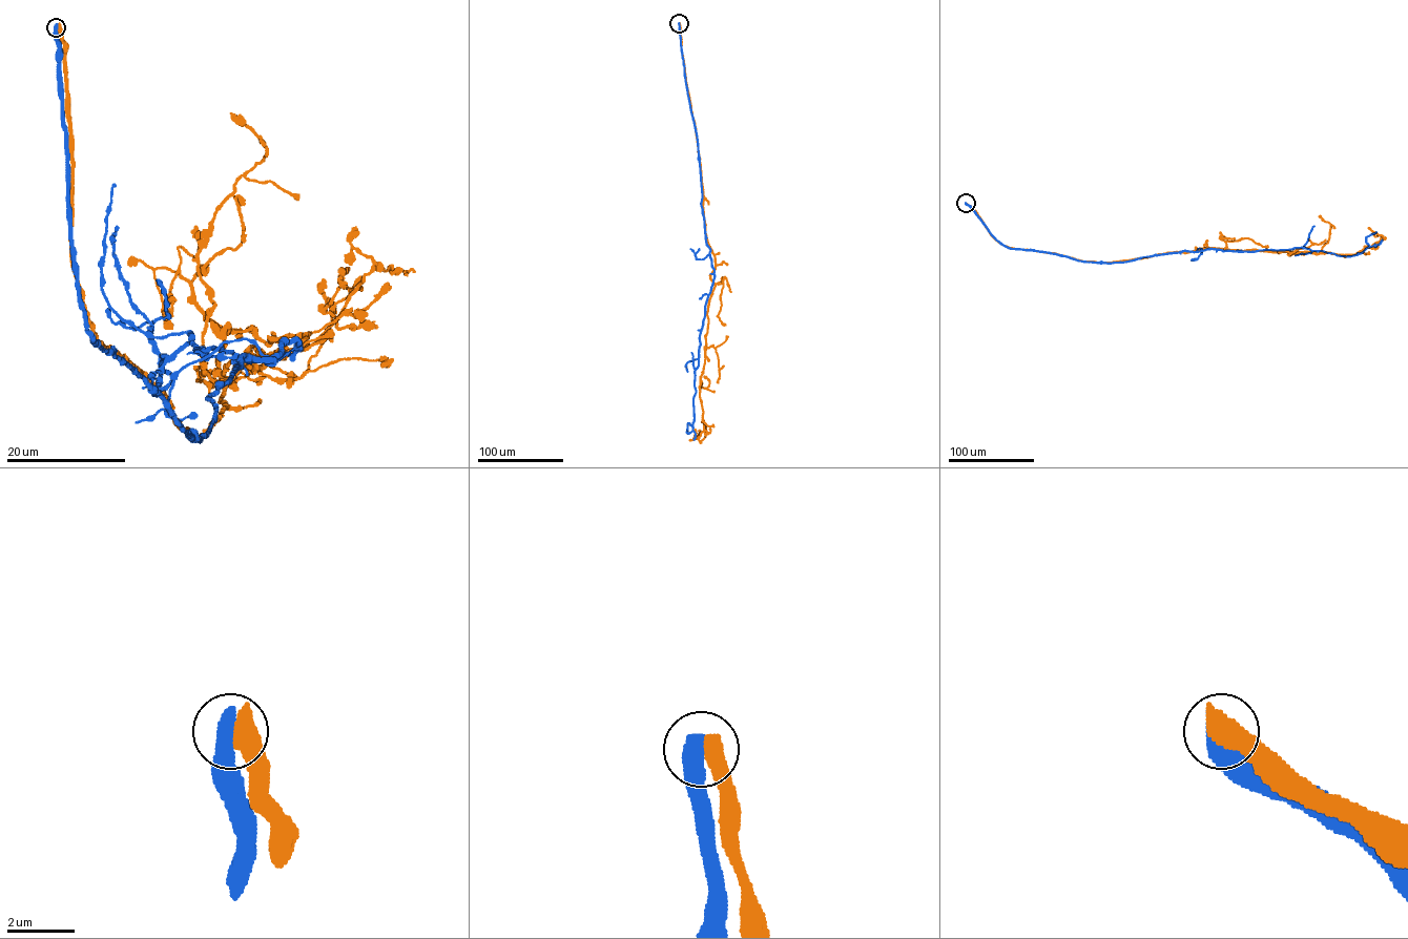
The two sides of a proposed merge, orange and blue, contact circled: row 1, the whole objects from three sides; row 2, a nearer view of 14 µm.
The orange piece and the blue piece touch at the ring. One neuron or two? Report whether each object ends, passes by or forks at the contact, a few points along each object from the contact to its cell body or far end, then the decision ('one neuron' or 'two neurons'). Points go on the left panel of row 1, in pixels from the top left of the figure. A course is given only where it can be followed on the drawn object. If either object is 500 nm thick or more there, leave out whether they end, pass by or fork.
orange runs (57, 28), (88, 317), (192, 436), (307, 336), (199, 380), (228, 328), (191, 280), (239, 196); blue runs (57, 28), (85, 324), (199, 439), (243, 356), (298, 341), (235, 361), (192, 334), (153, 394), (118, 227); two neurons

